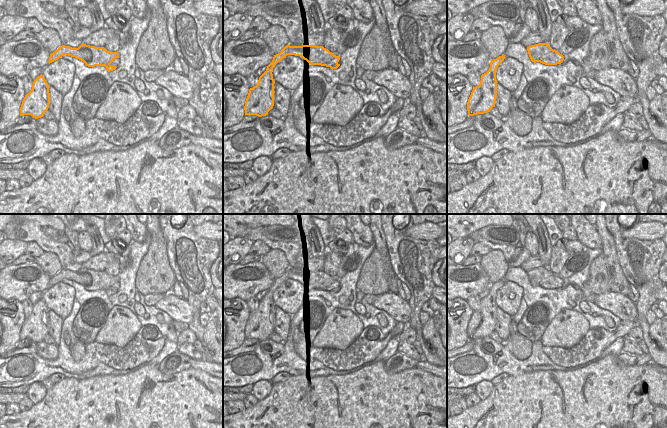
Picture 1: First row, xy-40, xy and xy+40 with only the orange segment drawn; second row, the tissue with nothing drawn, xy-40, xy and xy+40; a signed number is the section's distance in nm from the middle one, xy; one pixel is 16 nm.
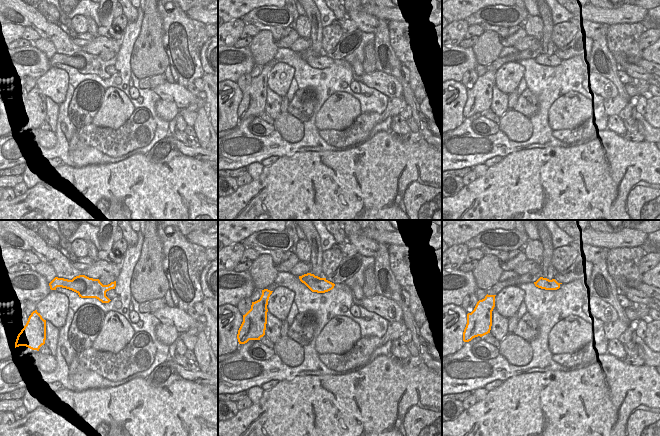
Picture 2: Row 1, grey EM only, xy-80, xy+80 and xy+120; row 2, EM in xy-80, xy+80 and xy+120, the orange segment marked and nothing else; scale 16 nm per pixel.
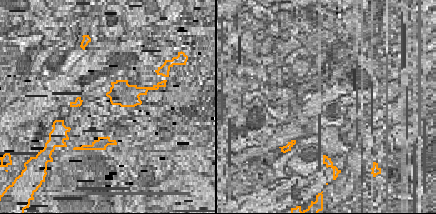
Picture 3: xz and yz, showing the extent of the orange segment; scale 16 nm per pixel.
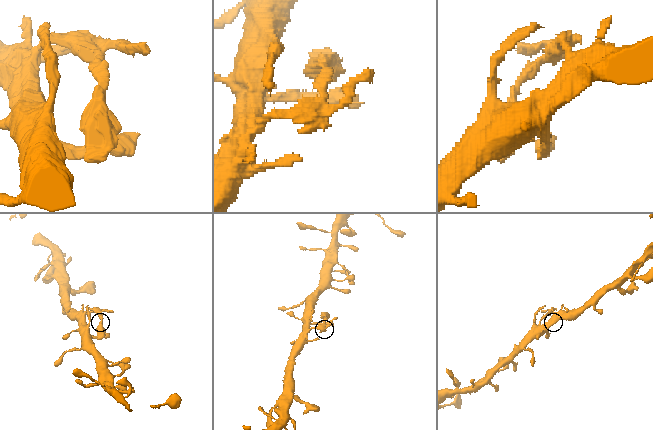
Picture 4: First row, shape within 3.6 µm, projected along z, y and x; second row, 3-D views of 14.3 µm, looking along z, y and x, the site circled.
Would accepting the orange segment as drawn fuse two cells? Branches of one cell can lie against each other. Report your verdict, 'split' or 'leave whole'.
split

